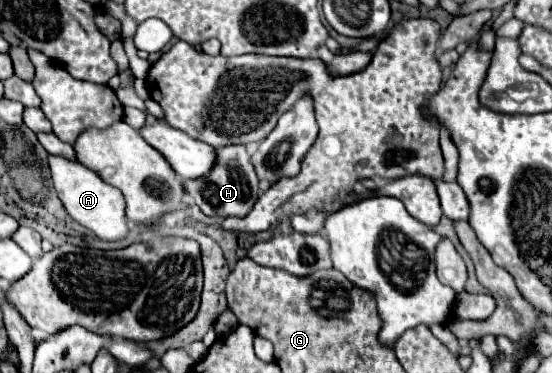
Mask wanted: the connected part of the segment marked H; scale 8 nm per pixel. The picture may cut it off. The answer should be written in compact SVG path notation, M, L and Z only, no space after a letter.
M224 146L216 150L216 162L212 170L196 180L182 182L186 194L192 196L194 204L208 216L244 216L250 208L254 208L258 200L258 176L250 162L250 154L246 146Z

